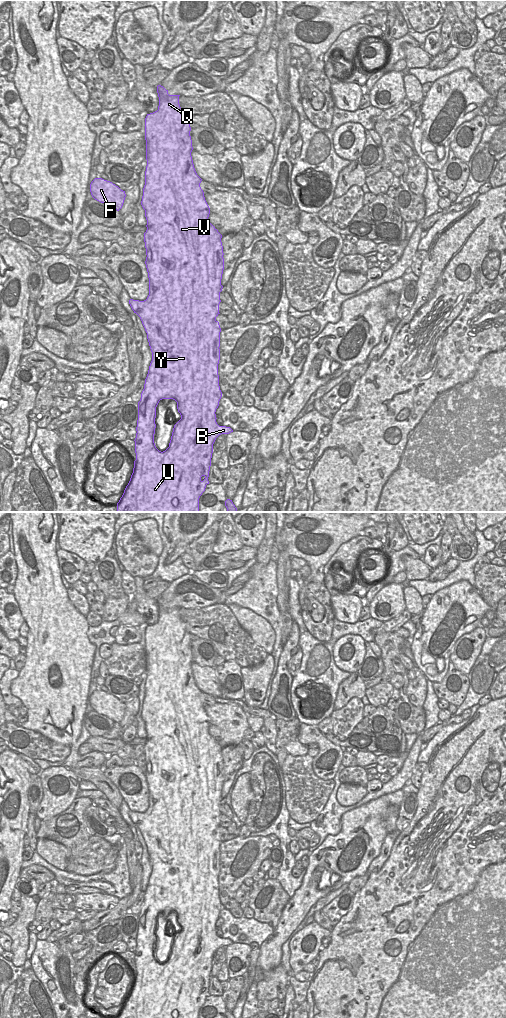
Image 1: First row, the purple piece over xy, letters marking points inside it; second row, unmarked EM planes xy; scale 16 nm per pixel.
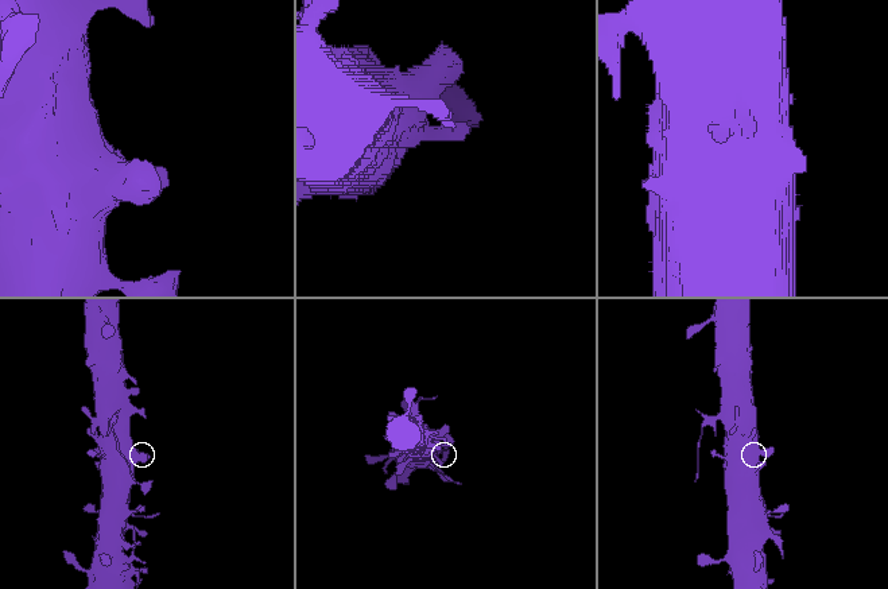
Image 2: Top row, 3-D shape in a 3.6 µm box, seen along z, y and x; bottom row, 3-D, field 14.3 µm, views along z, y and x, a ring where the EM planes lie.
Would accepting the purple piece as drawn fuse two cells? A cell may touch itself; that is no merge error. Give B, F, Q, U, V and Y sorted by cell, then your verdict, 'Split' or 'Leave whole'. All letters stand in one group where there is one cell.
Groups: B F Q U V Y. Leave whole.

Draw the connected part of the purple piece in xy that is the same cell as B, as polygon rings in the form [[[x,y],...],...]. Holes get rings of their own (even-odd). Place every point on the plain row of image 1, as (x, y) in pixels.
[[[161,597],[157,598],[157,605],[158,622],[145,630],[147,678],[141,713],[147,732],[144,754],[149,807],[144,813],[129,812],[147,845],[152,873],[138,914],[133,985],[117,1018],[199,1018],[199,1010],[209,996],[213,956],[219,947],[233,944],[230,939],[219,938],[215,926],[222,909],[218,887],[221,840],[216,829],[220,826],[224,765],[222,747],[208,732],[210,720],[200,699],[202,691],[194,680],[190,633],[180,619],[180,607],[169,607]],[[162,911],[175,912],[181,927],[174,937],[169,959],[163,964],[154,955],[156,919]]]

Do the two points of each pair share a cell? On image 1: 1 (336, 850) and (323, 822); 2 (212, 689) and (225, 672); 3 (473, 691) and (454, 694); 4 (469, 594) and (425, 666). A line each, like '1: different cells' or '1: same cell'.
1: different cells
2: different cells
3: different cells
4: same cell

